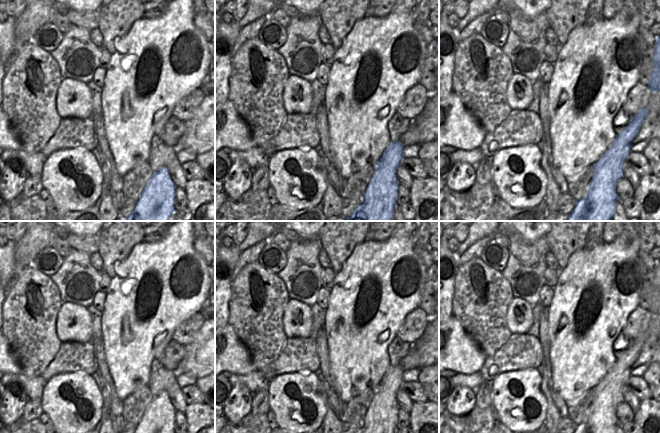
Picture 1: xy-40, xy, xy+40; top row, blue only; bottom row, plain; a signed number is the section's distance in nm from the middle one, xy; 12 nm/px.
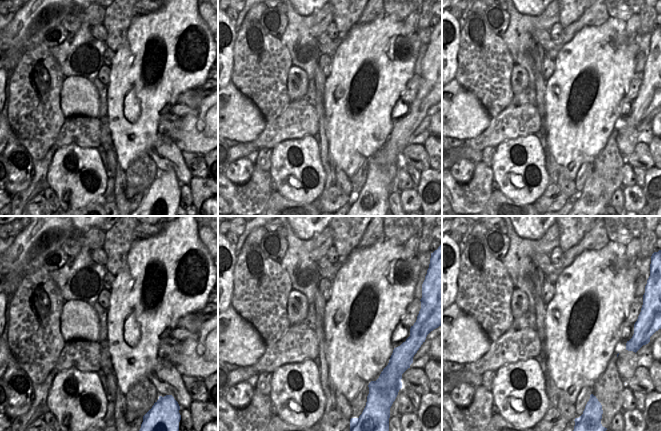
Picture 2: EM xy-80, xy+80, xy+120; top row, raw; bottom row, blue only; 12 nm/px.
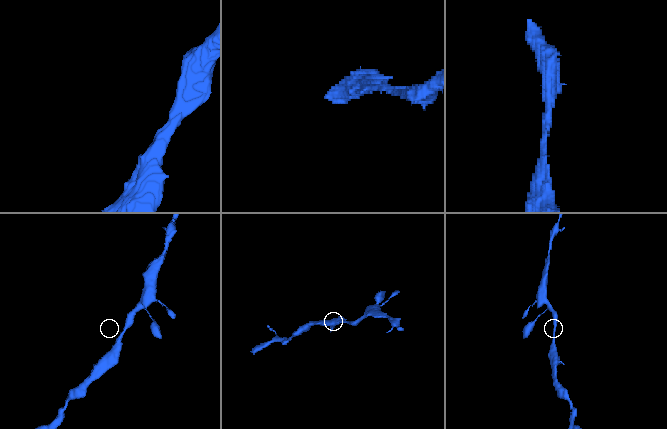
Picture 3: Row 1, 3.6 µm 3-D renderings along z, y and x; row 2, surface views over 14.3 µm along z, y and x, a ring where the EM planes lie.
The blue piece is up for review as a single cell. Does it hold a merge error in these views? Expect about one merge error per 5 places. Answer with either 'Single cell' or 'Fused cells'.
Single cell

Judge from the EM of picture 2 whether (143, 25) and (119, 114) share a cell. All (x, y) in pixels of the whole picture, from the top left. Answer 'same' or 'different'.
same

